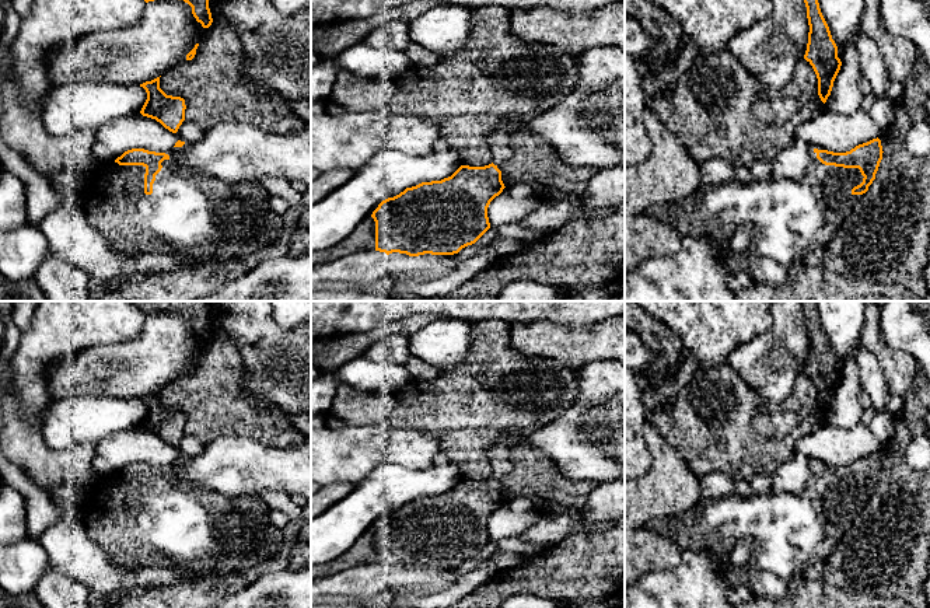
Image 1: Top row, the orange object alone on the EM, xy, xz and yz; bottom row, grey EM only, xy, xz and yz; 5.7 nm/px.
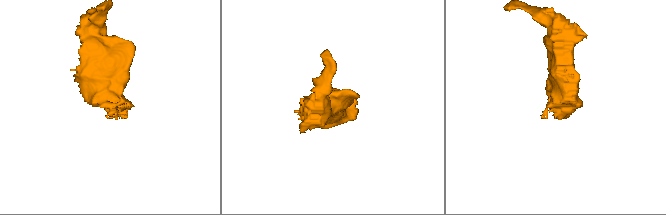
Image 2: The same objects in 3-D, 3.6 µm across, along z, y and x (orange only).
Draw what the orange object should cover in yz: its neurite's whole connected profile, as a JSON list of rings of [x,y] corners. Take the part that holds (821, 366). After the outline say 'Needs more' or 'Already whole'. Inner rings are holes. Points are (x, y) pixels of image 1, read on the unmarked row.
[[[800,301],[807,321],[810,339],[808,357],[804,373],[812,380],[818,392],[818,409],[825,417],[831,409],[833,395],[840,384],[838,360],[821,326],[818,308],[814,301]]]. Already whole

